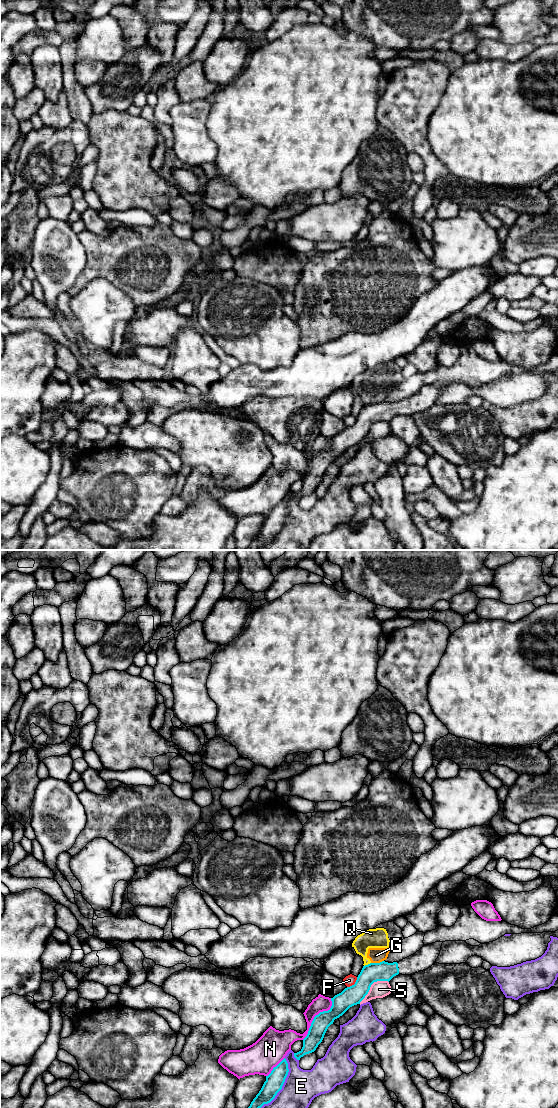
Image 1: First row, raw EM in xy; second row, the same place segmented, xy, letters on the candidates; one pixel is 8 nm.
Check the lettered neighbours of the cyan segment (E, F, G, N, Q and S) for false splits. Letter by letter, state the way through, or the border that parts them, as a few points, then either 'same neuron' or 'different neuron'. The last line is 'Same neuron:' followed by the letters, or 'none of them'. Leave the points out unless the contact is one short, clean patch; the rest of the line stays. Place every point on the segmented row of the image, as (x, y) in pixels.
E: different neuron
F: along xy (357, 977), (356, 981), (347, 987) | different neuron
G: different neuron
N: different neuron
Q: along xy (370, 962), (364, 966) | different neuron
S: different neuron
Same neuron: none of them

